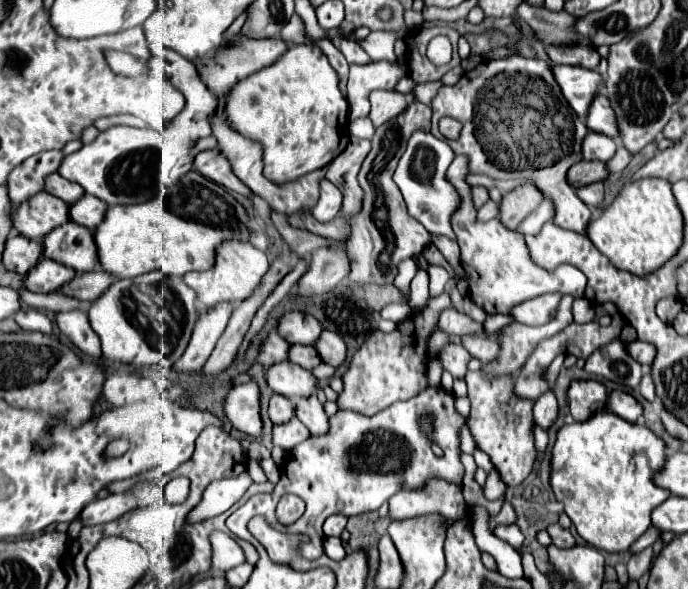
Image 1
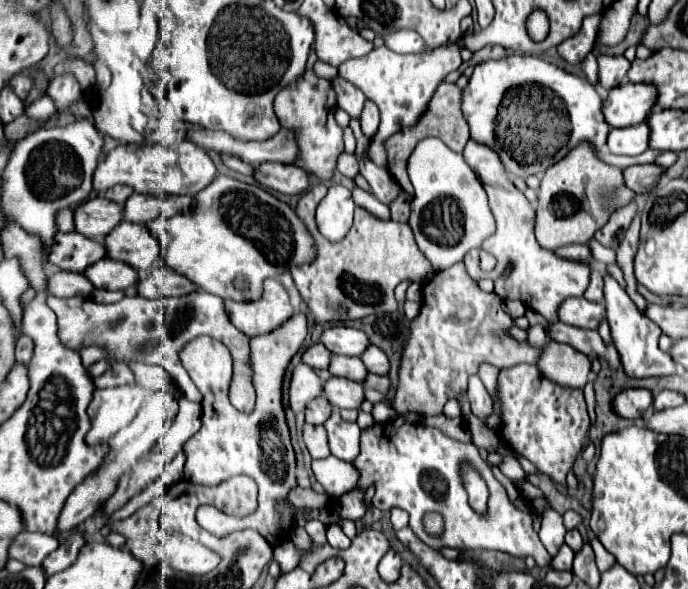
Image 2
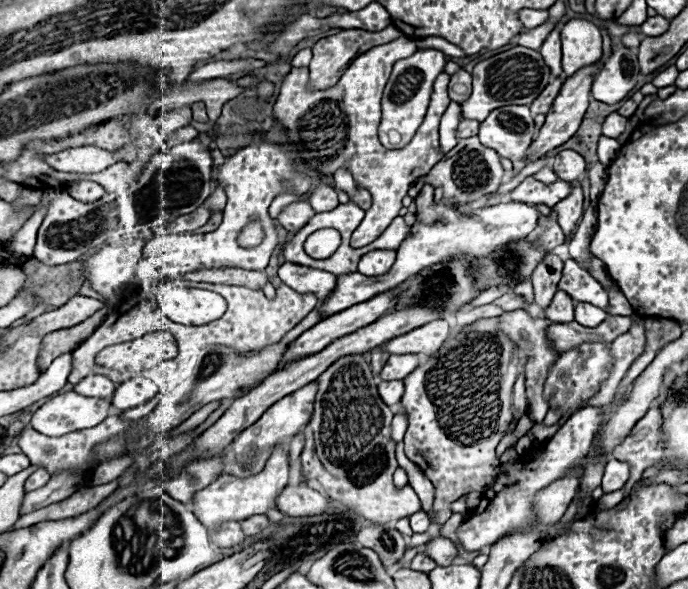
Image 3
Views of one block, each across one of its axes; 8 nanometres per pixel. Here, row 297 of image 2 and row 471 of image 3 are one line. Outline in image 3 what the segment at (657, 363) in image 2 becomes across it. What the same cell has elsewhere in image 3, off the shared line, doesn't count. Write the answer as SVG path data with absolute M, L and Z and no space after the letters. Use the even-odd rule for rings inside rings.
M608 460L606 470L604 470L604 478L602 478L602 490L604 490L604 494L620 490L626 484L628 474L630 474L630 470L628 470L628 466L624 462Z

